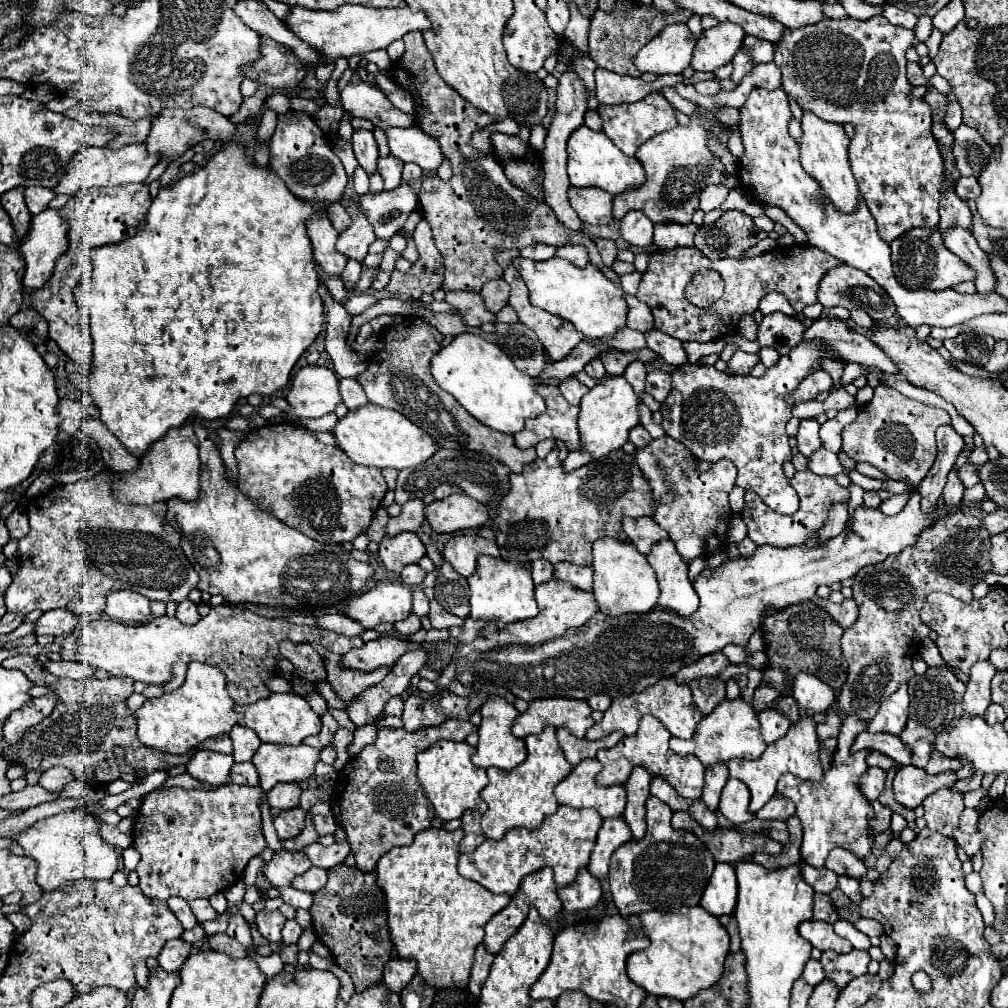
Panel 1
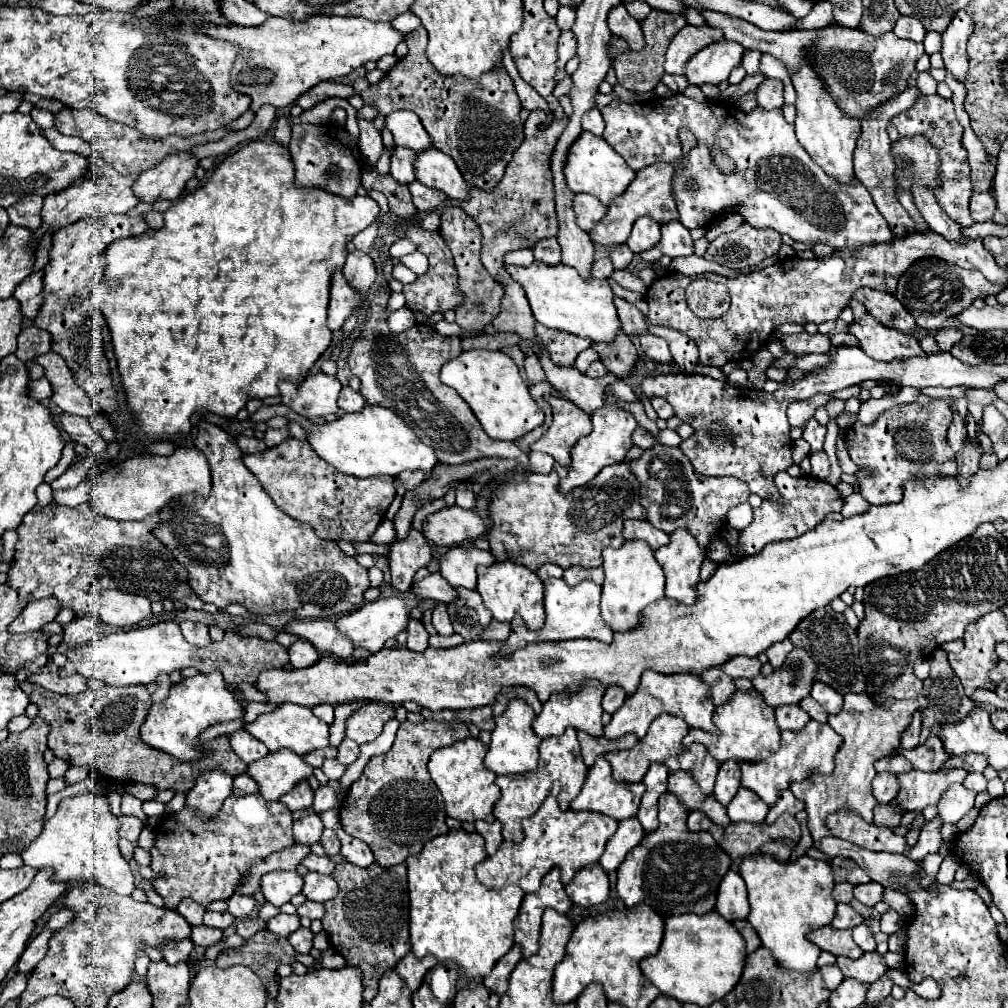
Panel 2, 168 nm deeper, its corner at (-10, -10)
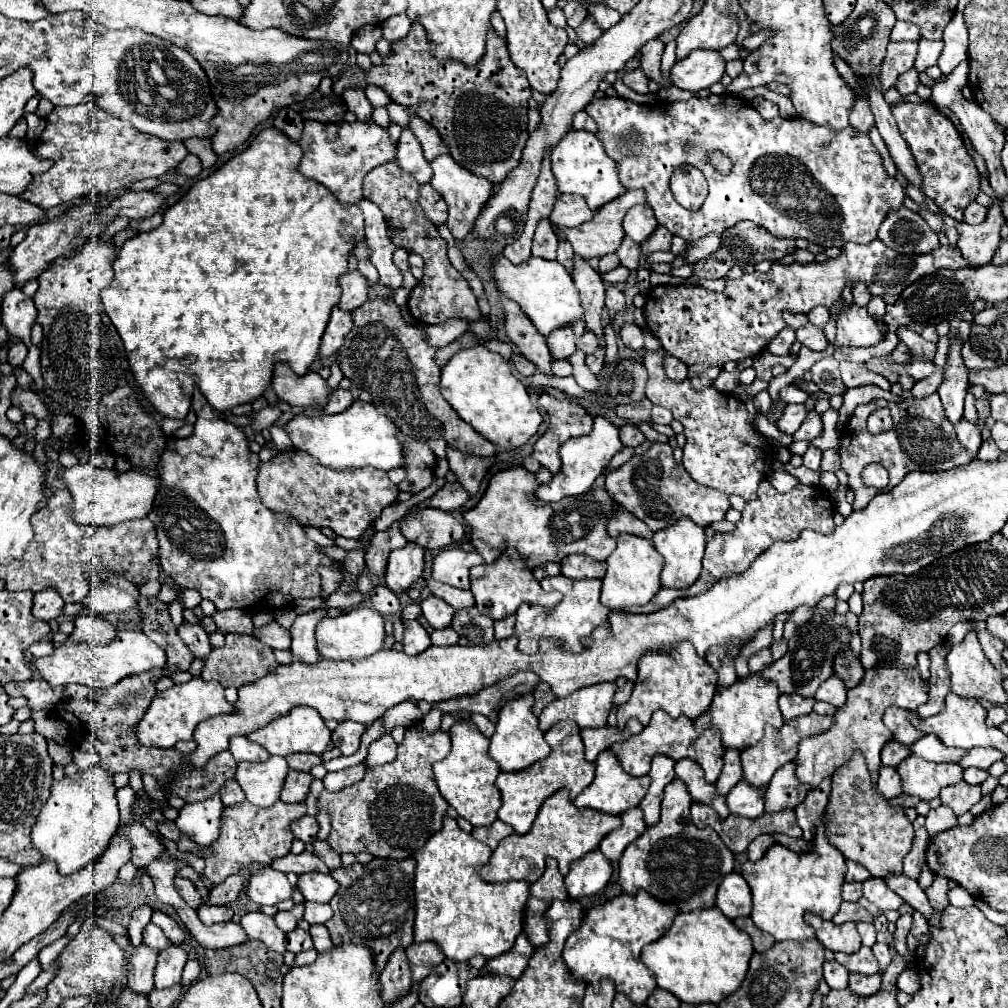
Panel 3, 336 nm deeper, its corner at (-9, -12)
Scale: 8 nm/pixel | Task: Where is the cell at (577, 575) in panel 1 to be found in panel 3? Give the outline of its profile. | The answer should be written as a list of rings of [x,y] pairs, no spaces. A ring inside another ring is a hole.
[[[566,556],[562,562],[562,574],[572,580],[584,580],[584,578],[598,578],[602,580],[606,574],[604,562],[590,562],[586,556]]]

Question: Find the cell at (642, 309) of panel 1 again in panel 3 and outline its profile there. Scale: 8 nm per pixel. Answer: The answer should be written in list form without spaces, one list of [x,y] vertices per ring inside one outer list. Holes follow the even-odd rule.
[[[614,286],[606,290],[606,308],[610,310],[610,314],[618,314],[618,312],[626,310],[624,294],[618,288],[614,288]]]

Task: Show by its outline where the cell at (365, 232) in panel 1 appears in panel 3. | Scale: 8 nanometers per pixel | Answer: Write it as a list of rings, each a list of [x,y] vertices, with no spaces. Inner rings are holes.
[[[360,270],[346,272],[340,276],[340,286],[342,286],[342,296],[340,296],[340,306],[342,310],[356,310],[368,300],[368,280]]]

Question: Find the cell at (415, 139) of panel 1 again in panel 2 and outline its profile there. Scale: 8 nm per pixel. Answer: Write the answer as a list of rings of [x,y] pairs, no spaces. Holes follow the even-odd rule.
[[[431,148],[417,154],[415,170],[417,170],[417,180],[423,182],[425,186],[433,190],[441,190],[451,200],[457,200],[457,202],[469,200],[471,186],[461,176],[457,164],[441,150]]]

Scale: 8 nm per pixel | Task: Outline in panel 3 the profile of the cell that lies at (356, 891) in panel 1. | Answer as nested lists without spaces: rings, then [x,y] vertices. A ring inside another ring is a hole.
[[[410,856],[402,862],[374,858],[368,864],[342,866],[330,872],[330,876],[340,884],[340,888],[330,900],[334,916],[324,926],[330,930],[334,946],[342,946],[344,942],[368,946],[376,962],[374,976],[380,976],[388,962],[388,956],[396,948],[406,948],[412,944],[414,868],[416,860]]]

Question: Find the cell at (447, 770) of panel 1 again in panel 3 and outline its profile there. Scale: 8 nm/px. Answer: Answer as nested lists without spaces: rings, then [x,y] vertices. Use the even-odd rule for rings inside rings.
[[[472,720],[456,722],[450,728],[450,736],[452,736],[450,754],[444,760],[432,764],[438,790],[446,798],[446,802],[472,826],[490,826],[496,820],[496,812],[502,804],[500,790],[494,786],[500,770],[498,764],[488,756],[490,742],[480,734],[480,730]]]

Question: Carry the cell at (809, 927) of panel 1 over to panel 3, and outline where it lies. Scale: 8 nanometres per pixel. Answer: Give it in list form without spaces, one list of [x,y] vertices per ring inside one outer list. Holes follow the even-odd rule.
[[[810,914],[808,924],[816,930],[816,938],[822,942],[822,946],[832,952],[854,954],[862,946],[858,932],[856,932],[856,924],[852,924],[852,922],[836,926],[834,922],[828,922],[828,920],[822,920],[822,918]]]

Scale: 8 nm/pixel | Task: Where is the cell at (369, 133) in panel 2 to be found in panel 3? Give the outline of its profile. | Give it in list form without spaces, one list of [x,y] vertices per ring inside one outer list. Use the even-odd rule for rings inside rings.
[[[348,88],[348,90],[342,94],[342,98],[344,98],[346,108],[348,108],[350,112],[354,112],[360,122],[364,122],[364,124],[366,124],[366,122],[372,122],[372,106],[370,106],[368,98],[364,96],[364,90]]]

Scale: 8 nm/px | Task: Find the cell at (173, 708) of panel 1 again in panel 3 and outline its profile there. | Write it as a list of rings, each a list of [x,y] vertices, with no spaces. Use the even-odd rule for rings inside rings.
[[[192,678],[190,682],[174,684],[170,690],[158,692],[152,698],[150,708],[136,726],[136,736],[144,746],[174,748],[178,740],[192,740],[198,722],[218,714],[232,714],[232,710],[234,708],[226,702],[224,688],[220,682],[204,682],[202,678]]]

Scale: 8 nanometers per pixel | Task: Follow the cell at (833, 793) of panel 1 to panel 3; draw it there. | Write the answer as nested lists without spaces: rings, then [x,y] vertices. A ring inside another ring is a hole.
[[[880,666],[878,670],[866,670],[864,680],[854,688],[848,690],[848,700],[842,708],[834,714],[834,726],[830,732],[820,734],[818,738],[806,738],[798,746],[796,756],[796,778],[800,784],[808,784],[810,790],[818,788],[818,784],[834,774],[836,768],[840,768],[844,762],[848,762],[854,752],[860,752],[866,758],[868,772],[872,778],[872,784],[878,778],[880,770],[880,750],[886,742],[892,740],[890,730],[886,730],[882,716],[888,706],[898,706],[906,710],[916,710],[920,704],[926,702],[926,692],[922,690],[922,680],[916,670],[890,670],[890,666]]]

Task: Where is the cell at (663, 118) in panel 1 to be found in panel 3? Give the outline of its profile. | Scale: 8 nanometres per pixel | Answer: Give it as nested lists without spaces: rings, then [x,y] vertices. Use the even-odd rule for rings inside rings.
[[[720,94],[706,98],[692,98],[686,102],[654,102],[636,104],[624,98],[594,98],[586,112],[598,124],[596,136],[604,142],[608,156],[618,164],[620,182],[626,188],[646,190],[650,208],[656,214],[660,226],[666,226],[672,234],[686,240],[698,240],[710,232],[722,234],[726,228],[750,220],[778,238],[804,238],[818,246],[838,246],[846,242],[868,244],[876,238],[882,218],[890,206],[902,206],[904,190],[898,180],[890,178],[882,166],[880,154],[870,142],[868,134],[858,134],[852,126],[842,132],[826,130],[826,126],[814,126],[804,118],[774,118],[764,120],[754,106],[742,102],[738,96]],[[684,144],[692,144],[690,152],[684,152]],[[722,150],[732,160],[732,172],[720,176],[706,158],[706,152]],[[682,164],[694,164],[704,172],[710,194],[700,210],[689,211],[682,207],[671,192],[669,181],[672,172]],[[794,186],[794,190],[792,190]],[[806,194],[806,196],[804,196]],[[806,202],[806,204],[804,204]]]

